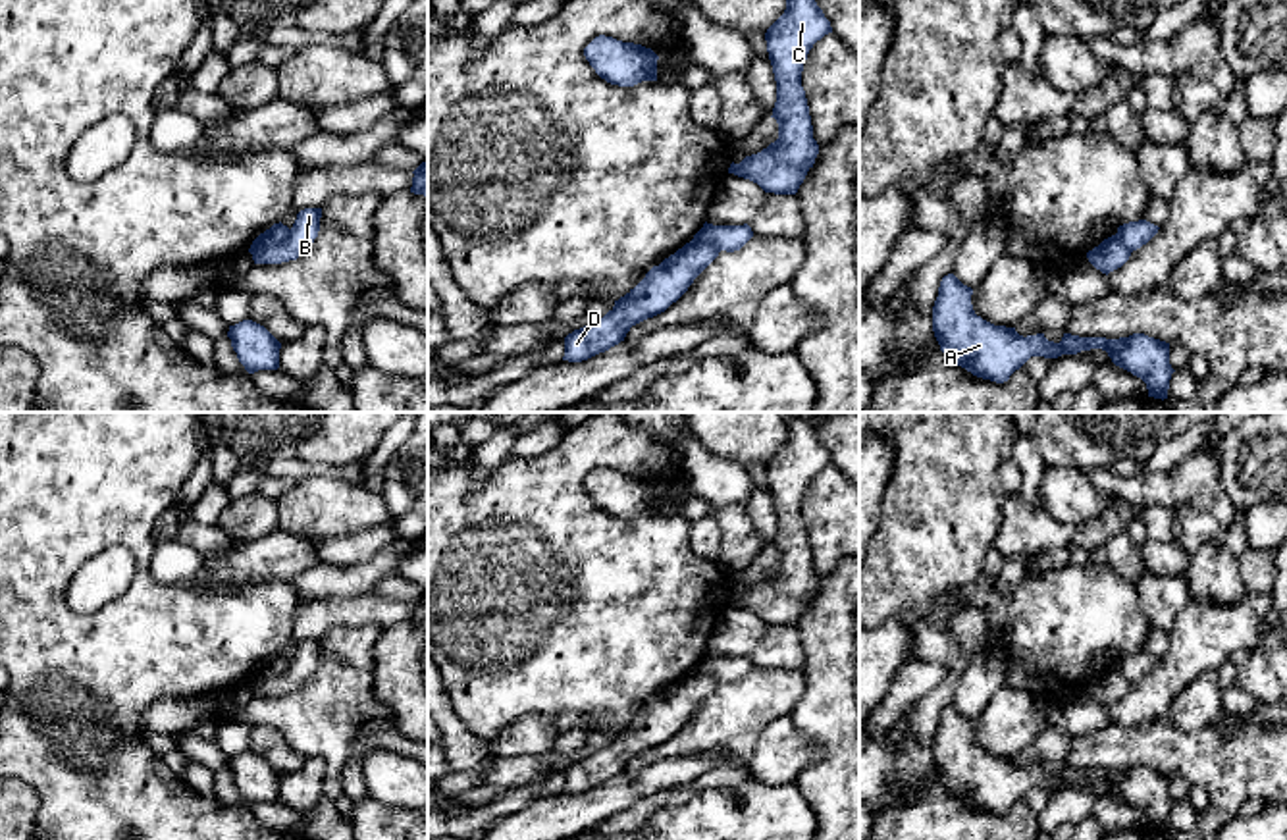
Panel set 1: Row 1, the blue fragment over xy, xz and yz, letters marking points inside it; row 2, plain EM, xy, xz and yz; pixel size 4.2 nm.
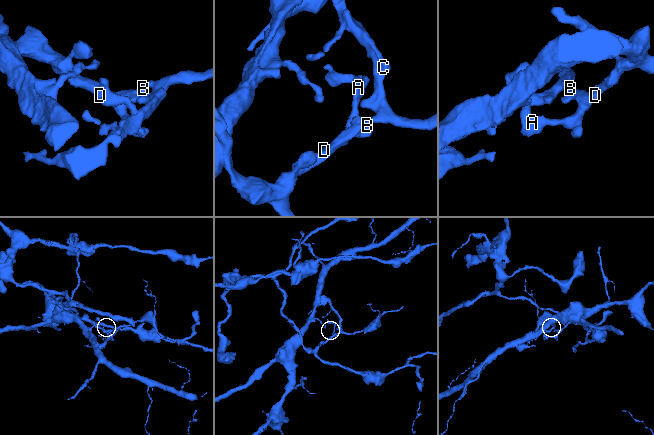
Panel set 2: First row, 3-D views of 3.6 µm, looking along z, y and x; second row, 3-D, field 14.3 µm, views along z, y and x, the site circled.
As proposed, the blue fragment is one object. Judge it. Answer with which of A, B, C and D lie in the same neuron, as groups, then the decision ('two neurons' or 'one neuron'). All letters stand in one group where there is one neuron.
groups A D / B C; two neurons

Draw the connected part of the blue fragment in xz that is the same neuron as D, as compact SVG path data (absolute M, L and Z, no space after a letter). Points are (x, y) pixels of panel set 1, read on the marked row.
M686 243L615 301L615 306L603 318L568 333L563 360L582 362L624 341L632 326L665 312L676 302L719 252L711 245Z

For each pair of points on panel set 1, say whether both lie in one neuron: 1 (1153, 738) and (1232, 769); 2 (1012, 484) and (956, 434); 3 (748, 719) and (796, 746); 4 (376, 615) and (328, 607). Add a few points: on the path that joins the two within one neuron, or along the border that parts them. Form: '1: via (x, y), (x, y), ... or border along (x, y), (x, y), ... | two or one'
1: via (1172, 752), (1212, 760) | one
2: border along (1010, 455), (998, 472), (998, 482), (1006, 494) | two
3: border along (788, 715), (777, 717), (761, 733), (746, 765) | two
4: via (365, 611), (340, 611) | one

